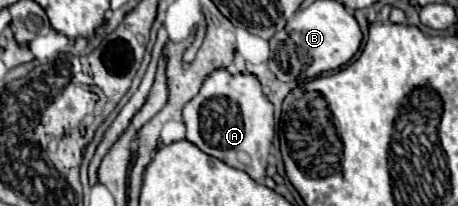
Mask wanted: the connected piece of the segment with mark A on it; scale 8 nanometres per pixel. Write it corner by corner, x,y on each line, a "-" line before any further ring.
225,68
213,70
201,84
201,90
183,106
187,140
205,154
247,172
253,180
265,180
269,146
273,142
273,104
263,94
261,84
251,72
231,74

